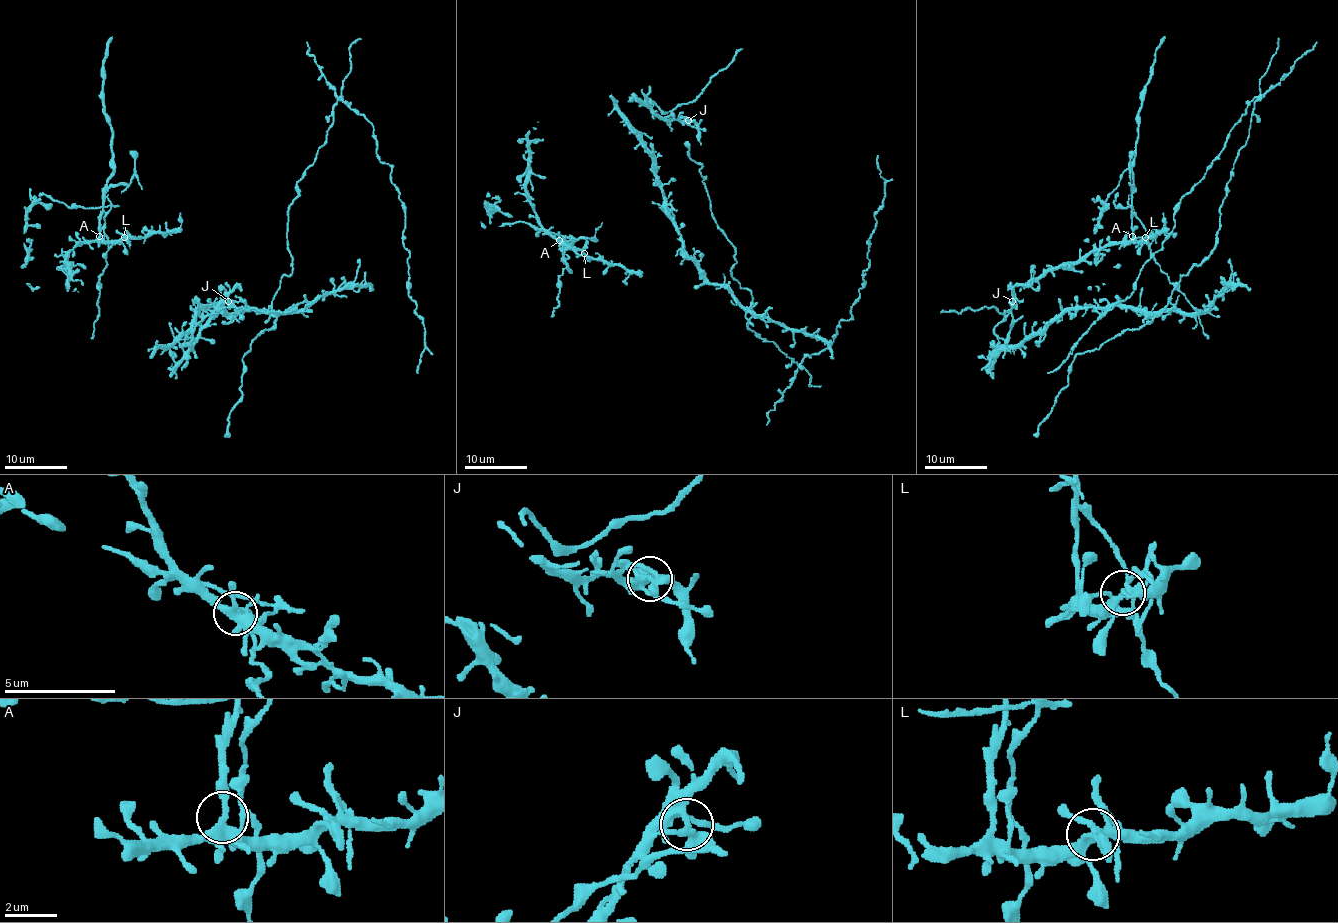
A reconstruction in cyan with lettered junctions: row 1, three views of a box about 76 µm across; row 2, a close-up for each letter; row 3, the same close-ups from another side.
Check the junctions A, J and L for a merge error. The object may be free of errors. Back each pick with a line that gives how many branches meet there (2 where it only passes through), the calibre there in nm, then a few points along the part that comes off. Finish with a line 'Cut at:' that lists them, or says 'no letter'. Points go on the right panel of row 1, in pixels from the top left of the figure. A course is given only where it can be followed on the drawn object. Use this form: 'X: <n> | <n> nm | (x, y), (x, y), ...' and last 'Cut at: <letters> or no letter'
A: 6 | 320 nm | (1132, 235), (1132, 159), (1137, 115), (1156, 48), (1165, 36)
Cut at: A

